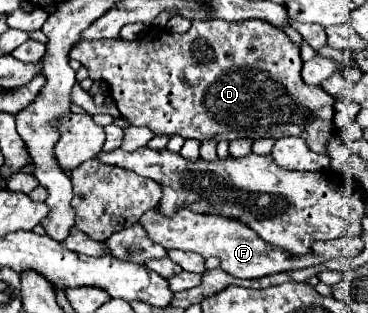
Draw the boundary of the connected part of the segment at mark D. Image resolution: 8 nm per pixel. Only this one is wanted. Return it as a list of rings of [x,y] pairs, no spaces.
[[[192,20],[192,26],[188,32],[184,34],[176,34],[176,32],[168,32],[162,28],[150,28],[148,34],[140,40],[132,40],[132,42],[124,42],[120,38],[114,40],[80,40],[74,50],[70,52],[70,58],[78,60],[80,64],[84,64],[90,72],[92,80],[100,80],[106,82],[110,86],[110,94],[120,110],[120,116],[132,124],[132,126],[146,126],[150,128],[154,134],[178,134],[182,138],[196,138],[200,142],[204,140],[236,140],[236,138],[282,138],[282,136],[298,136],[304,138],[306,144],[310,146],[310,150],[318,152],[318,154],[326,154],[326,146],[328,142],[336,136],[338,130],[334,130],[336,122],[334,122],[334,98],[324,92],[320,86],[308,86],[306,82],[302,82],[300,78],[300,68],[302,68],[302,60],[300,60],[300,48],[296,44],[290,42],[290,38],[276,30],[274,26],[270,26],[268,22],[256,22],[256,20],[246,20],[246,22],[224,22],[224,20]]]

